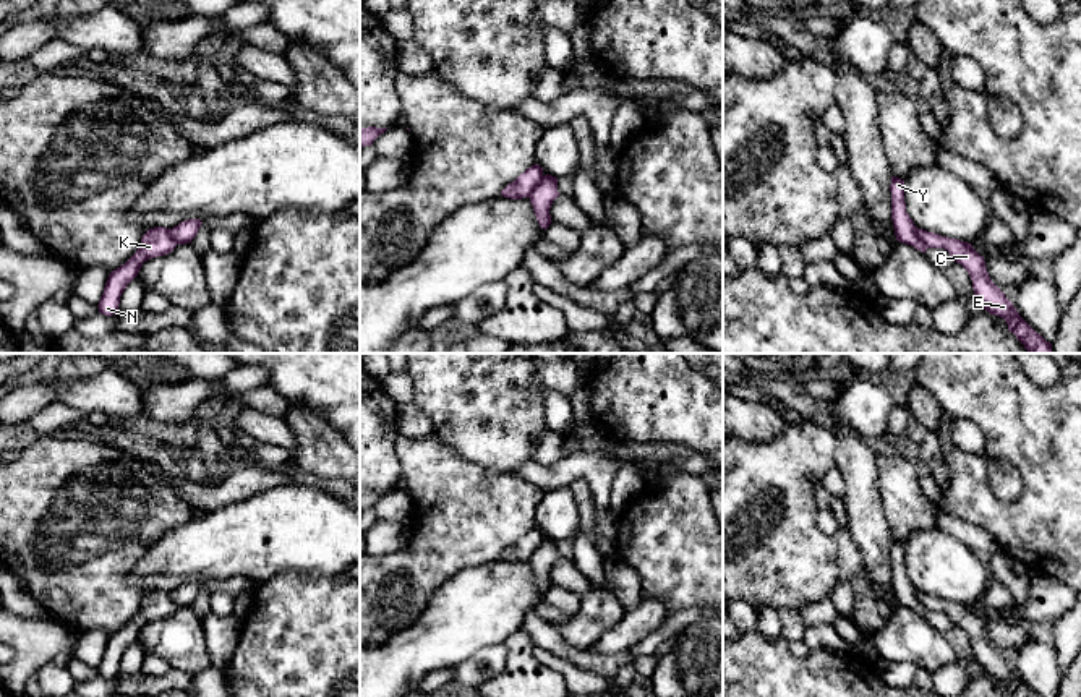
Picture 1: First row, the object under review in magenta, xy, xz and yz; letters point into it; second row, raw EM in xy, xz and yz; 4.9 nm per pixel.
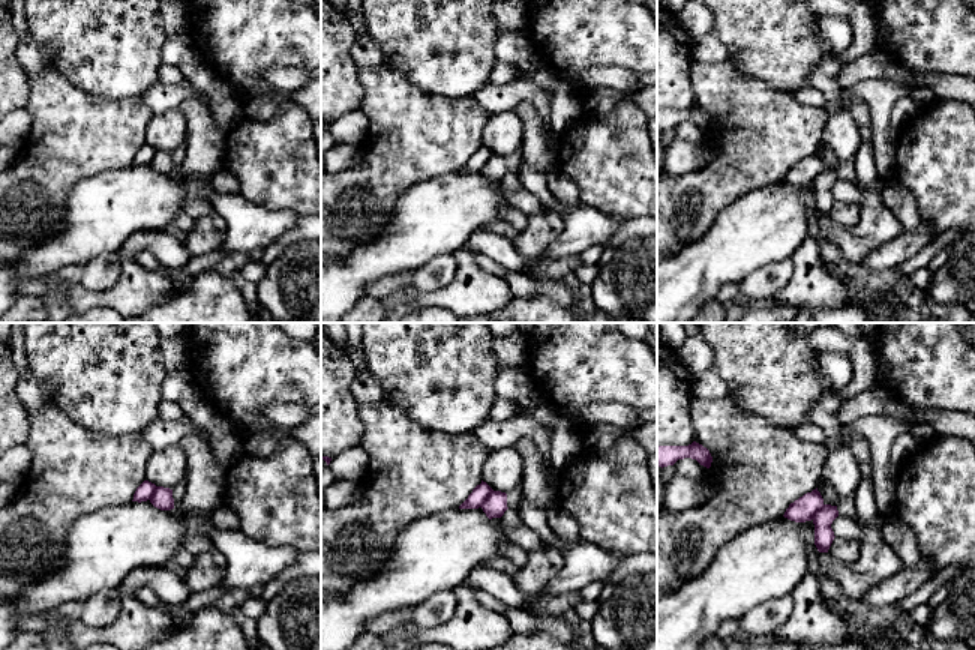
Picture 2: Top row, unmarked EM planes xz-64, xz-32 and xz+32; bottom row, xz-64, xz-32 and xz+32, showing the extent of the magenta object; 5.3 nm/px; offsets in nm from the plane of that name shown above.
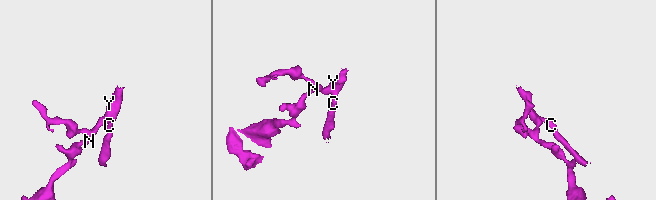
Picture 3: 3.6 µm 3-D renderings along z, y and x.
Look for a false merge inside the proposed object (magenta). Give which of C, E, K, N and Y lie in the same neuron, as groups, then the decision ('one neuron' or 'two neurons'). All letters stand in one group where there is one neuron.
C E / K N Y; two neurons

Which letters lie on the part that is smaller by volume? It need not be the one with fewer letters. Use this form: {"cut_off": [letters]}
{"cut_off": ["C", "E"]}

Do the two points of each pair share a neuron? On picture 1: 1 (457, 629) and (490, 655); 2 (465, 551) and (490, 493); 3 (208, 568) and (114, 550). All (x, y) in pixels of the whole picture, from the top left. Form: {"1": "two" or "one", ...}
{"1": "two", "2": "one", "3": "two"}

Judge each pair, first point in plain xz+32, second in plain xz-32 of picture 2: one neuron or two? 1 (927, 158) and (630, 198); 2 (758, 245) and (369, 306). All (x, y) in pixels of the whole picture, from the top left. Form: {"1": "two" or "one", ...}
{"1": "one", "2": "two"}

